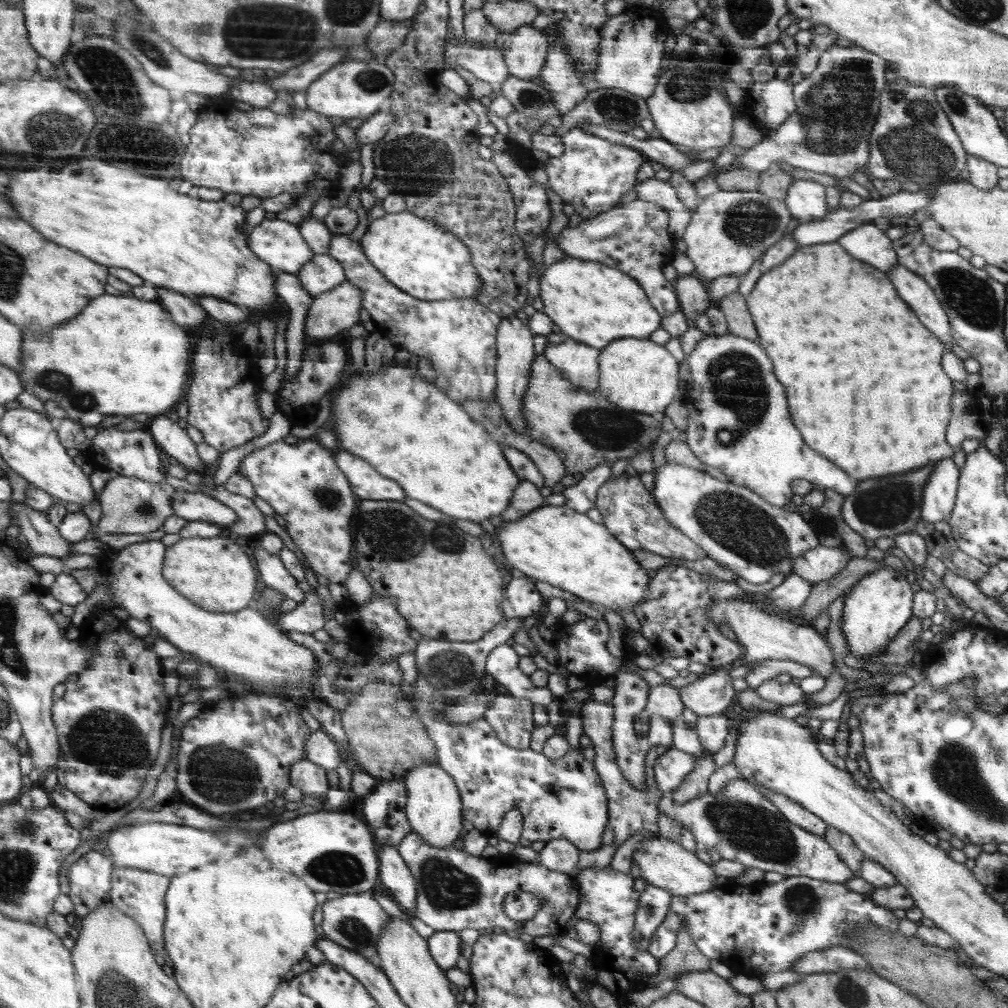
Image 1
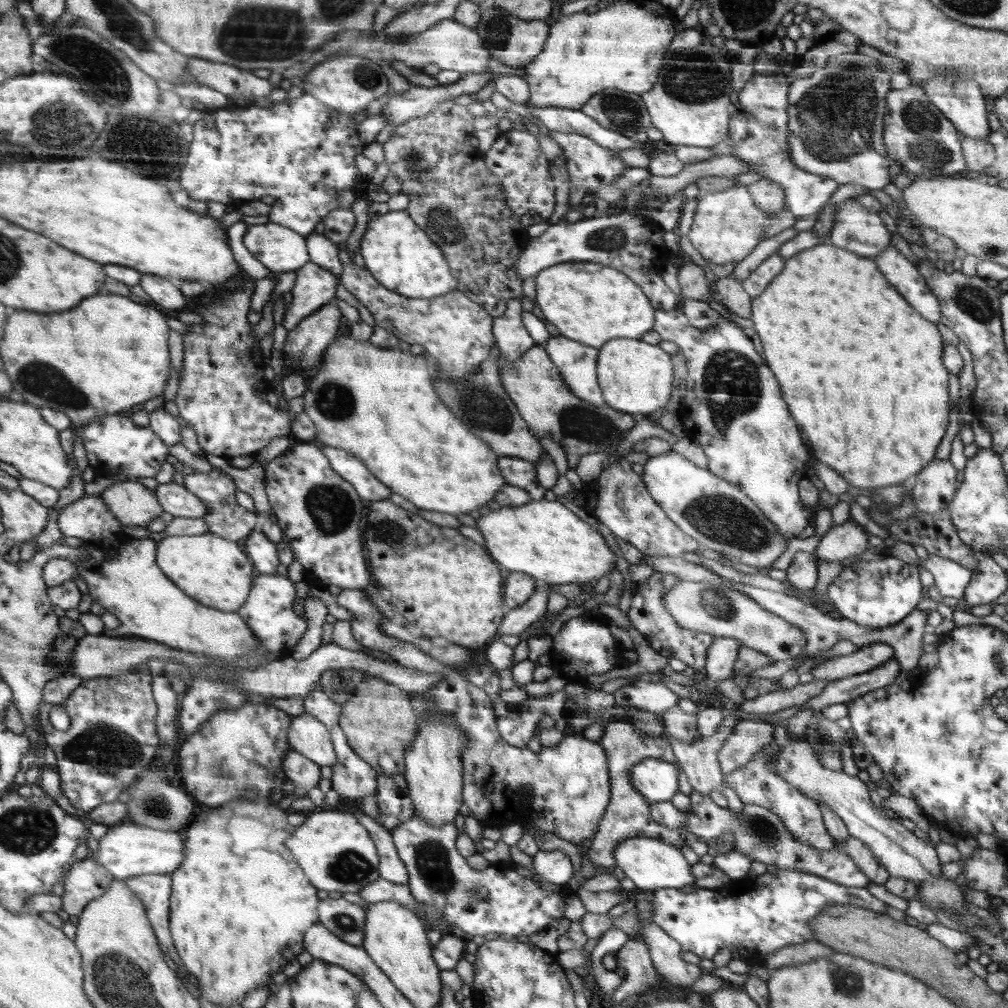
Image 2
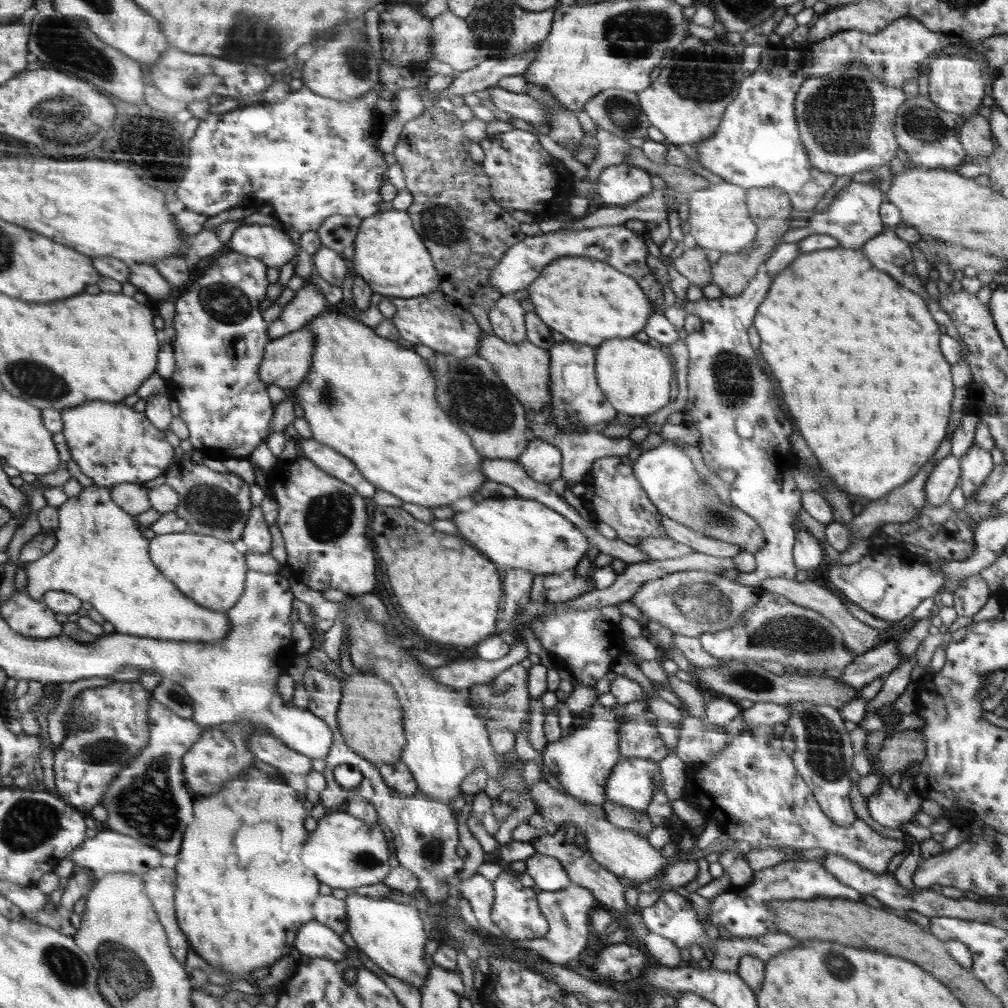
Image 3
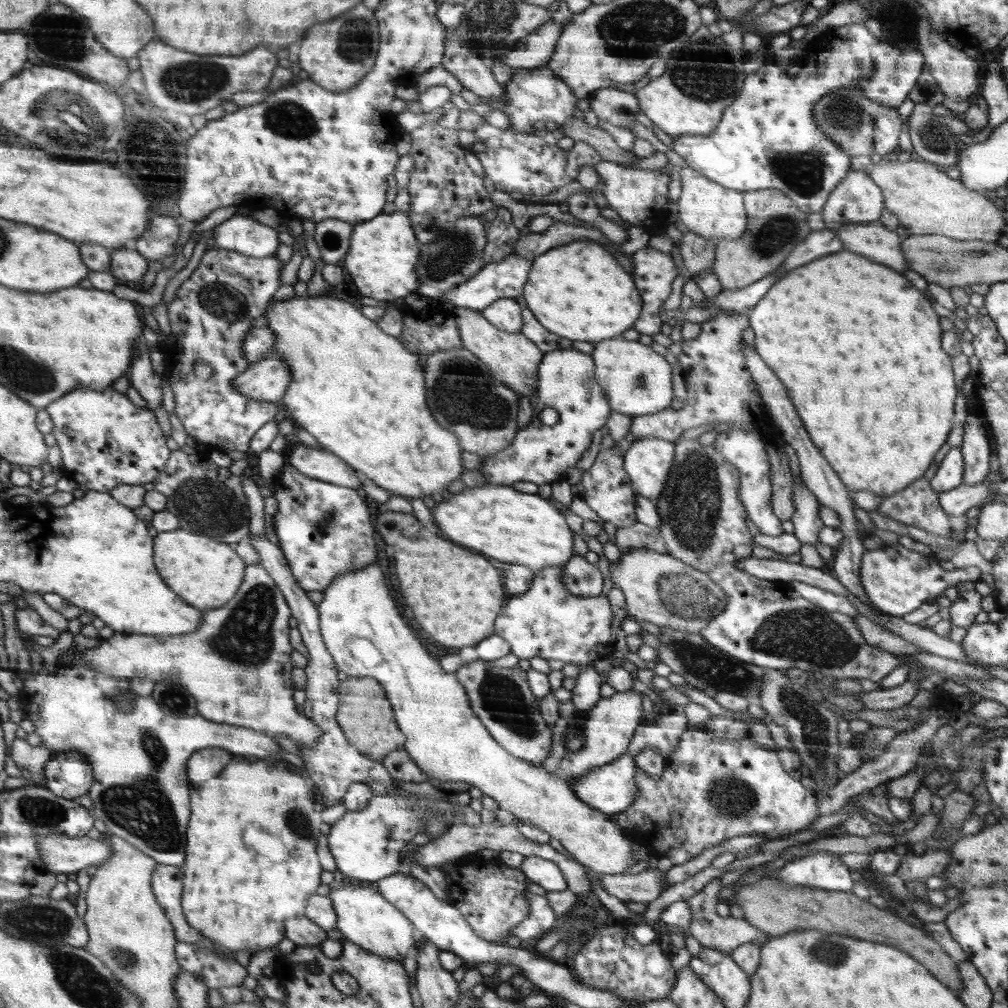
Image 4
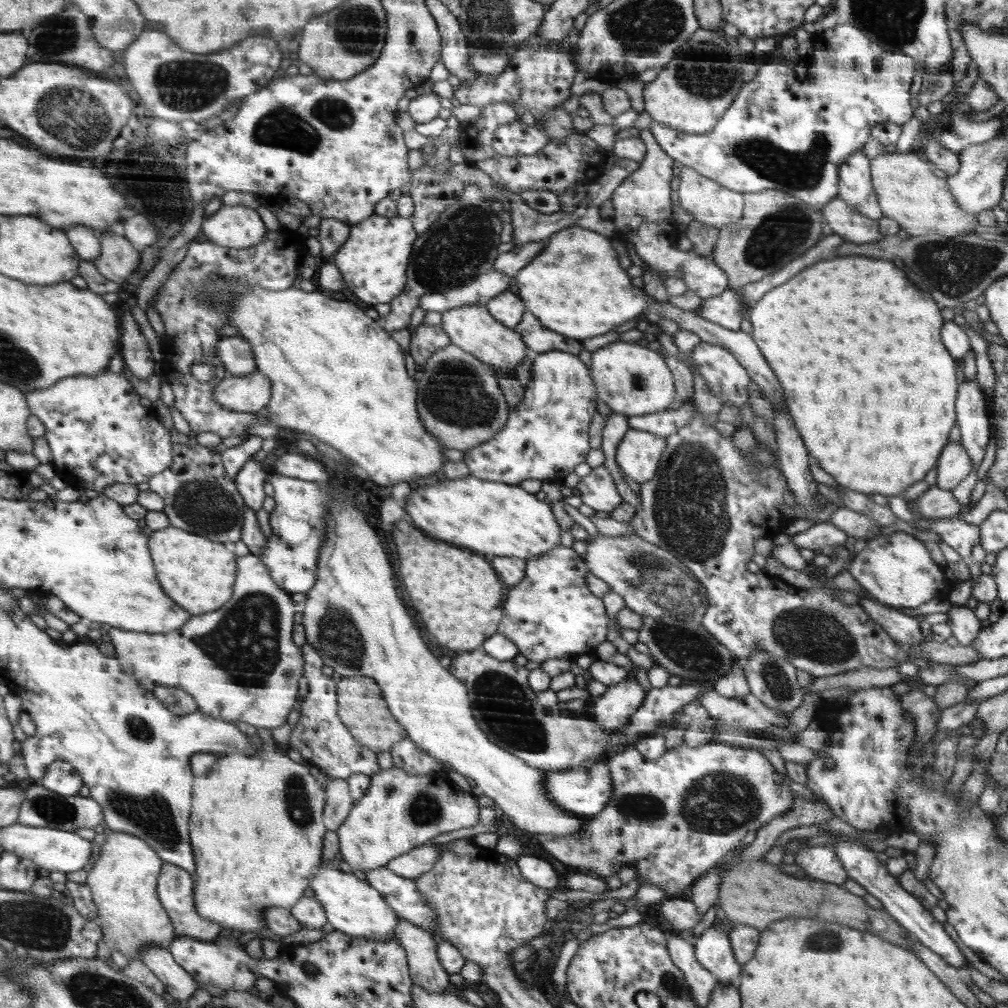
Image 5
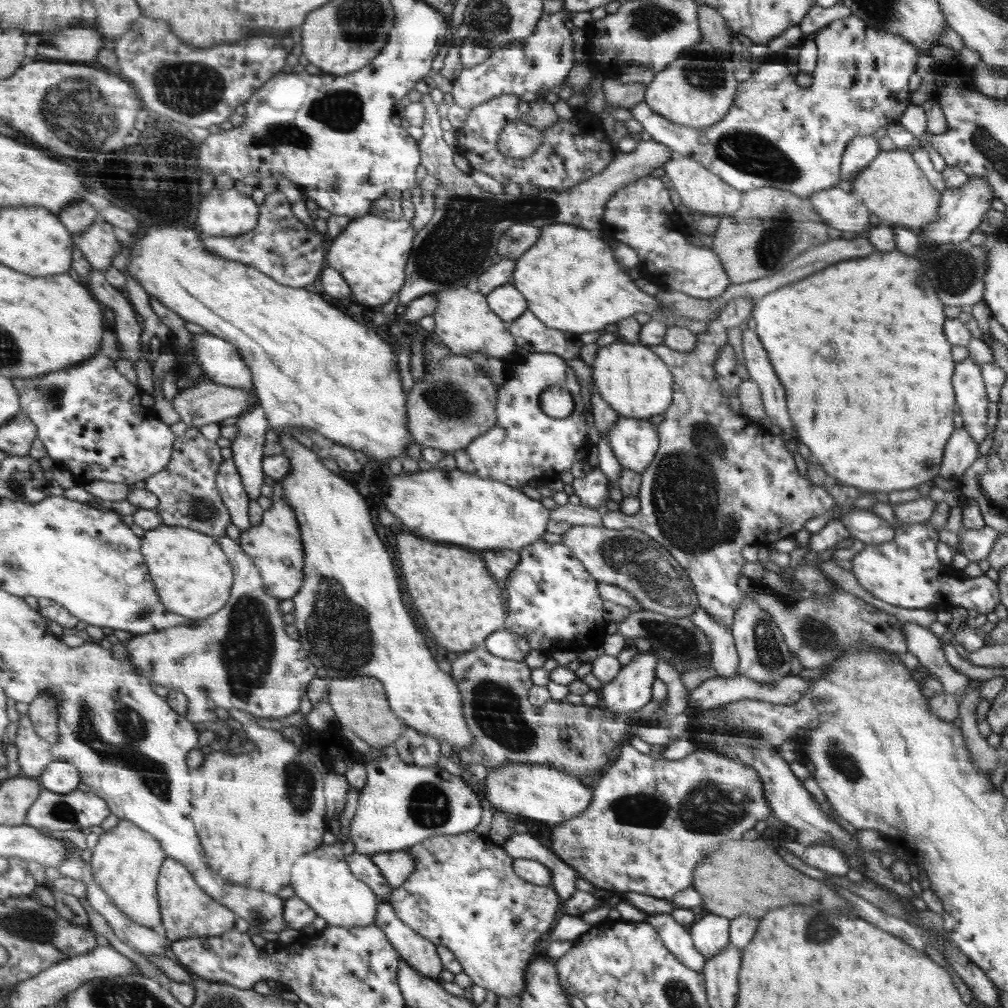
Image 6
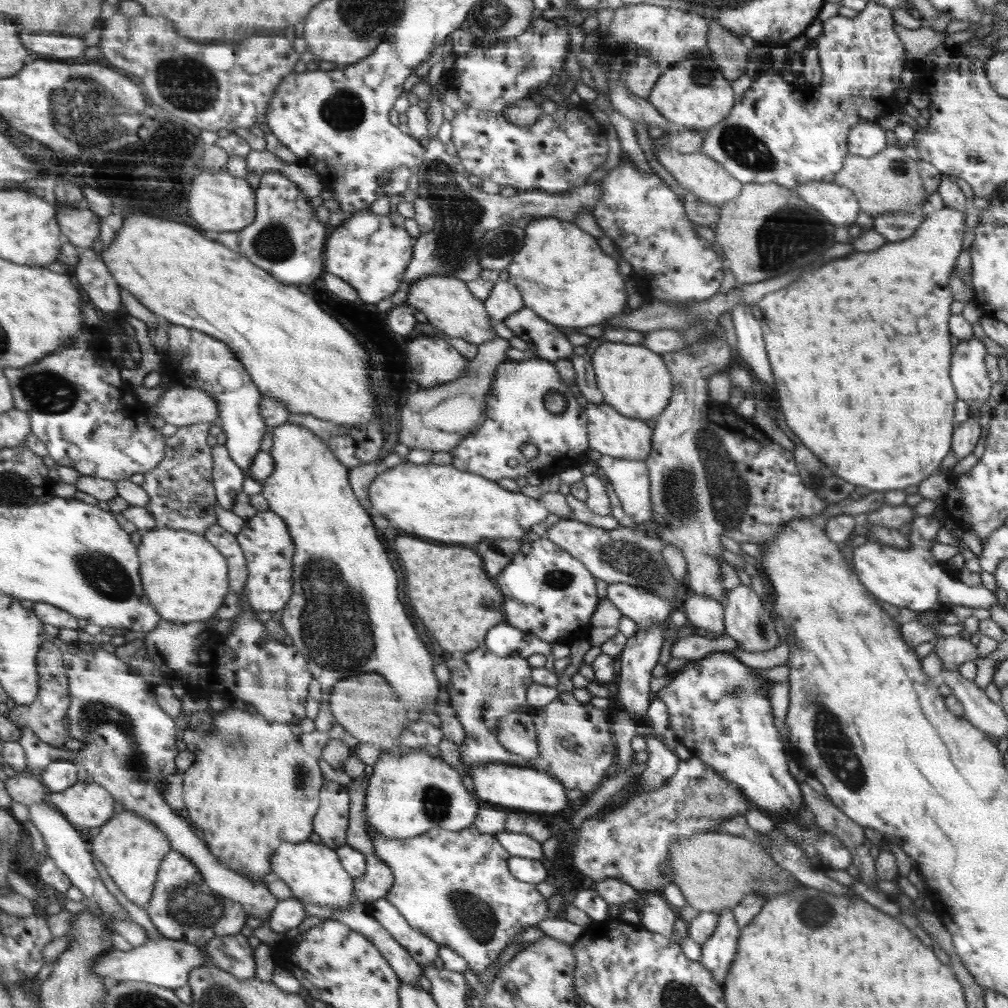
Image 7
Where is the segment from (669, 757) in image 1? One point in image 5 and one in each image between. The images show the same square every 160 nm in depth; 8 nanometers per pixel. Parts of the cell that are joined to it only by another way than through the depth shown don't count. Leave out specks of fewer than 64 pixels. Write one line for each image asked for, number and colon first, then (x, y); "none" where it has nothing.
2: (657, 779)
3: (632, 782)
4: (612, 788)
5: (584, 791)

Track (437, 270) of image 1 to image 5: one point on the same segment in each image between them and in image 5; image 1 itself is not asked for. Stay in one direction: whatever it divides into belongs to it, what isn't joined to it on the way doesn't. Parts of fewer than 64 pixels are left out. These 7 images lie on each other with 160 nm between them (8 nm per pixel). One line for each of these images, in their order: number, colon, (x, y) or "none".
2: (400, 255)
3: (390, 255)
4: (382, 258)
5: (372, 262)

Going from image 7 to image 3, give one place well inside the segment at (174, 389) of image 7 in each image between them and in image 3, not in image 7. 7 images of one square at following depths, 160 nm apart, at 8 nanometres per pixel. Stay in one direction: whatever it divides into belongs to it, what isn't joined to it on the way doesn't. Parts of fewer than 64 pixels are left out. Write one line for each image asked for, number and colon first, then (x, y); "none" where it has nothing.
3: (287, 360)
4: (269, 379)
5: (251, 393)
6: (208, 402)

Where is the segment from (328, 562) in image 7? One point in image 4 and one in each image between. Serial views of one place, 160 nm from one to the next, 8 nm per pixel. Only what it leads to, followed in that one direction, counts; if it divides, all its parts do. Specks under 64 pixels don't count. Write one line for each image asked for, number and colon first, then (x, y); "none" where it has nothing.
4: (359, 622)
5: (353, 617)
6: (351, 620)

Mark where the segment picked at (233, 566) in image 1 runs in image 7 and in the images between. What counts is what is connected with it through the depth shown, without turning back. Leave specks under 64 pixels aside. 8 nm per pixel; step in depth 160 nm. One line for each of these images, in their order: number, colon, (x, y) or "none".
2: (214, 570)
3: (211, 571)
4: (206, 573)
5: (198, 574)
6: (193, 576)
7: (186, 576)

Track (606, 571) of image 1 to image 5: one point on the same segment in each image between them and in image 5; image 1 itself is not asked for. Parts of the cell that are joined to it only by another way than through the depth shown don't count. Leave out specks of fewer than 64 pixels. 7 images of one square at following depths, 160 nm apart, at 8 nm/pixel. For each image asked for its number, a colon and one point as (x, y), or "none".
2: (542, 539)
3: (519, 532)
4: (521, 528)
5: (500, 519)

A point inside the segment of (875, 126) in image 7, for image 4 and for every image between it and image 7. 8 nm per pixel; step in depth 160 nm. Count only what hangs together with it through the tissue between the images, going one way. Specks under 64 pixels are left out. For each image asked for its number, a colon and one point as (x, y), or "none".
4: (859, 199)
5: (856, 187)
6: (861, 152)

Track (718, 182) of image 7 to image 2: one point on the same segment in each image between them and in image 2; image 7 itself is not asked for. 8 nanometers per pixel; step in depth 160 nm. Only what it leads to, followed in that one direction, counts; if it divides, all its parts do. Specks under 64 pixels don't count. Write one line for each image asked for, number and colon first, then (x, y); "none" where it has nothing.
2: (726, 226)
3: (719, 219)
4: (709, 209)
5: (712, 204)
6: (700, 190)

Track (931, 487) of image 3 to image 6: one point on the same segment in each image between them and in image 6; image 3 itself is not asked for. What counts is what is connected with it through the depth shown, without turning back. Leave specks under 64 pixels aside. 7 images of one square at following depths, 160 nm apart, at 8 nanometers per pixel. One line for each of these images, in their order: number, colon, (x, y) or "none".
4: (950, 474)
5: (955, 464)
6: (961, 451)

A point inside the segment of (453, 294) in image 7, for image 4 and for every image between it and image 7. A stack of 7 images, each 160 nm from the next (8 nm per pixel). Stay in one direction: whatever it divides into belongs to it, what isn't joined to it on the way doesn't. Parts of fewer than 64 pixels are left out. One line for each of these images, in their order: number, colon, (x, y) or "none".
4: (514, 360)
5: (472, 327)
6: (463, 320)

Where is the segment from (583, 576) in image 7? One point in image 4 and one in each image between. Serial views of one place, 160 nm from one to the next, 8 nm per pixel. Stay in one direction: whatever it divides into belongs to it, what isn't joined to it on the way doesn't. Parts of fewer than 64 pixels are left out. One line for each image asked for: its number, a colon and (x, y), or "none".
4: (547, 621)
5: (551, 614)
6: (554, 604)

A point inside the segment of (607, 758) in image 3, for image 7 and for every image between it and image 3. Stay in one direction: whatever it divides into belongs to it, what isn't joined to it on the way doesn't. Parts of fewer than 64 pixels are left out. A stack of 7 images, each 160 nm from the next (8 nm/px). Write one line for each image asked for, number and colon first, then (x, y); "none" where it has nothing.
4: (609, 727)
5: (614, 710)
6: (631, 690)
7: (638, 659)

